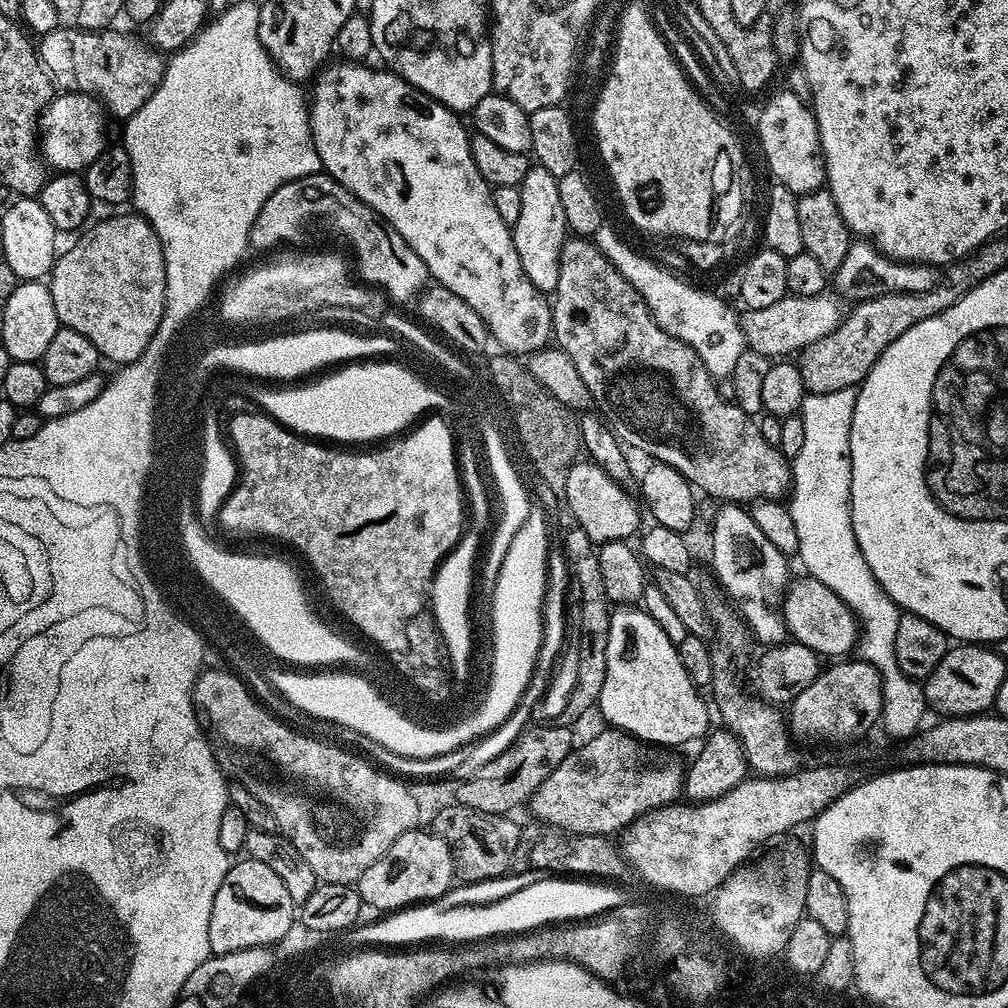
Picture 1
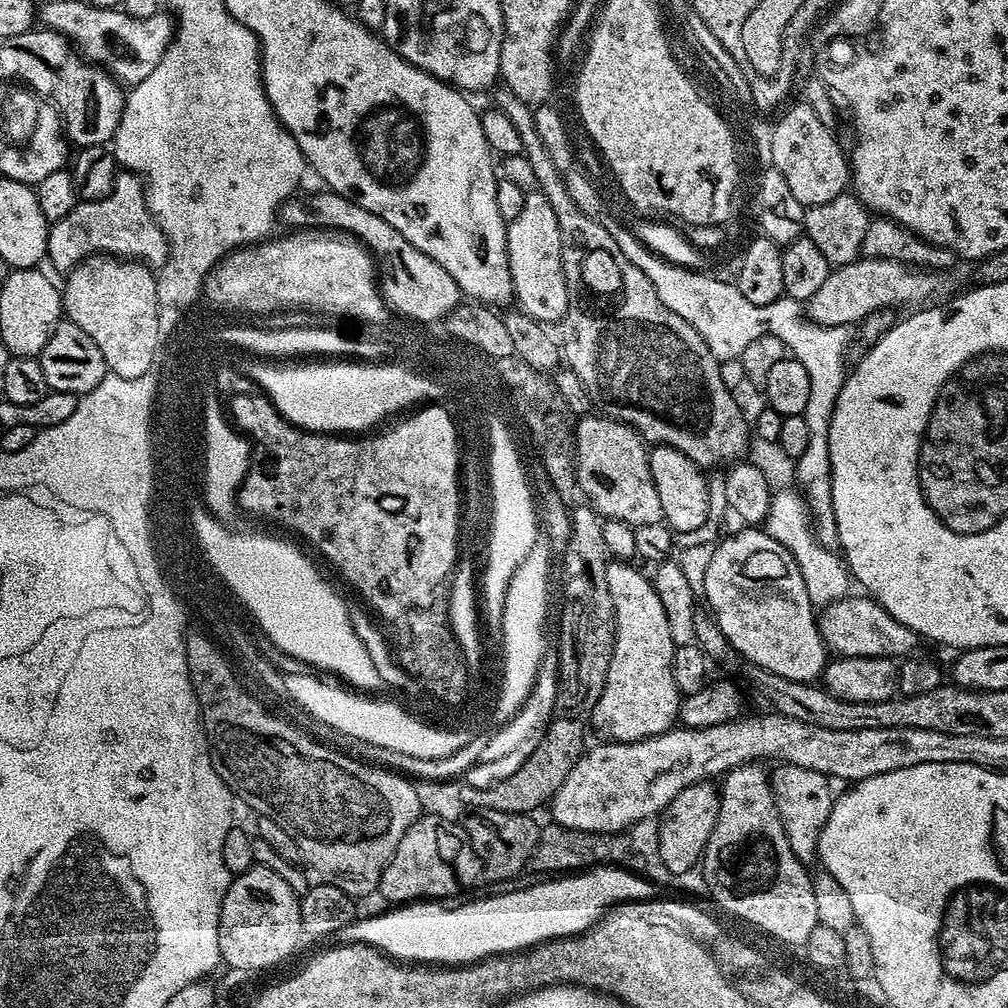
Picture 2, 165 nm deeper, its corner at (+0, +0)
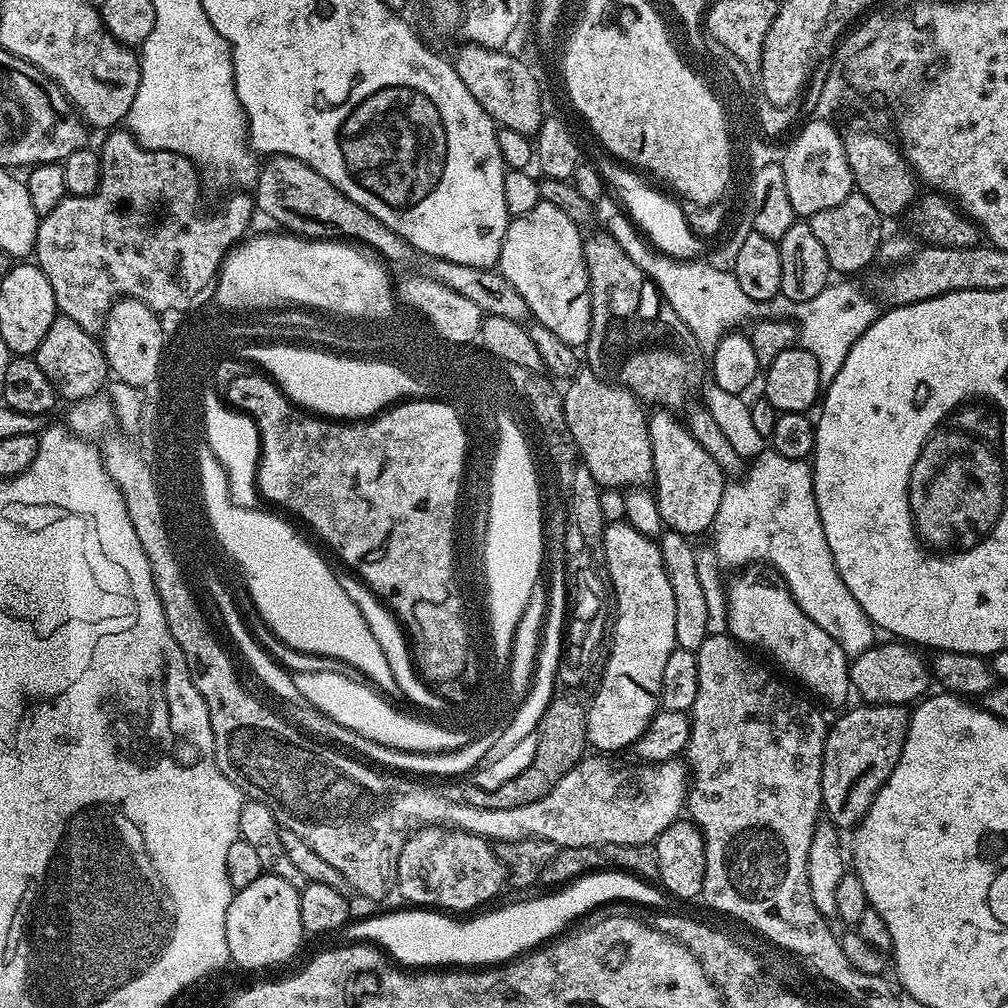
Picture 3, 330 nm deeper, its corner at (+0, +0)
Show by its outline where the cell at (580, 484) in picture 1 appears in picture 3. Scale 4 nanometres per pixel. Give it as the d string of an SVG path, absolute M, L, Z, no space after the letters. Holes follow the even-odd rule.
M580 370L571 377L572 384L563 389L565 424L577 444L579 458L583 467L594 474L596 483L604 488L619 488L627 490L633 486L644 486L653 479L652 447L648 433L648 416L644 412L645 405L637 398L631 389L619 382L605 378L593 370Z

